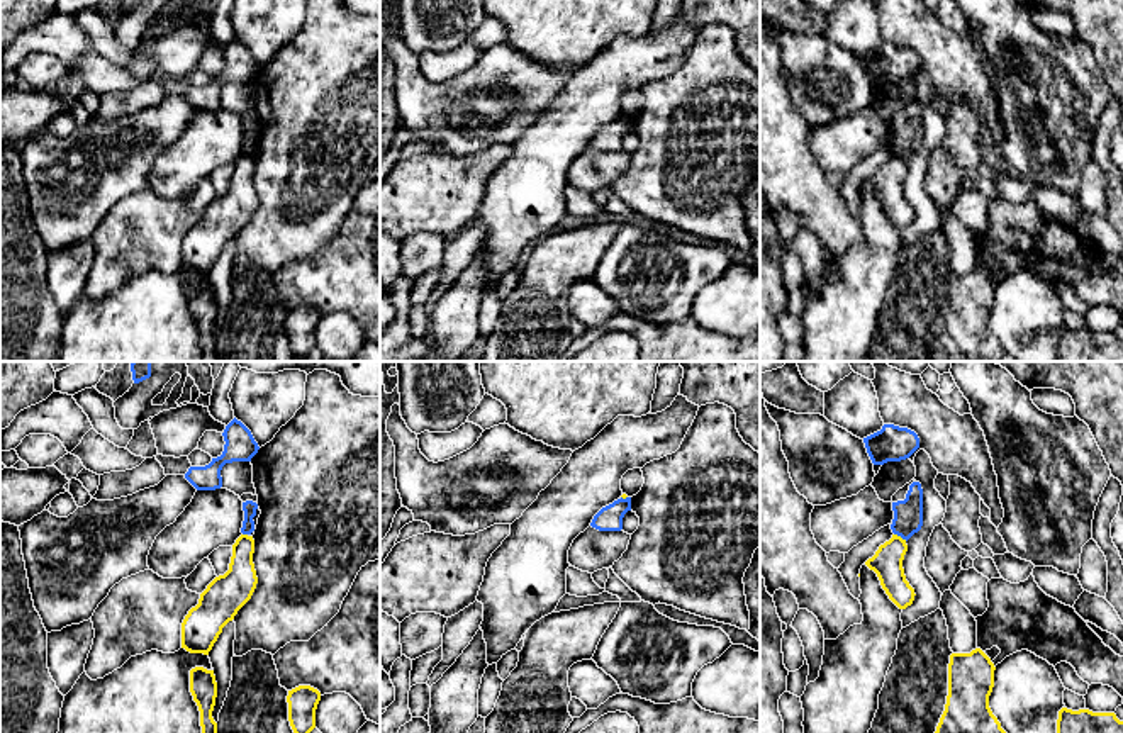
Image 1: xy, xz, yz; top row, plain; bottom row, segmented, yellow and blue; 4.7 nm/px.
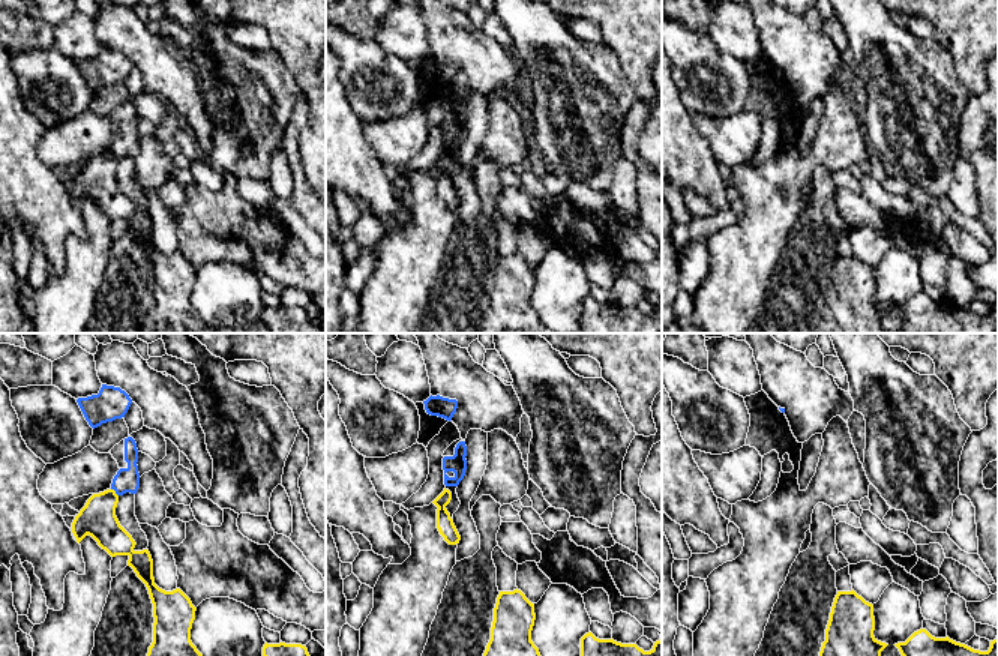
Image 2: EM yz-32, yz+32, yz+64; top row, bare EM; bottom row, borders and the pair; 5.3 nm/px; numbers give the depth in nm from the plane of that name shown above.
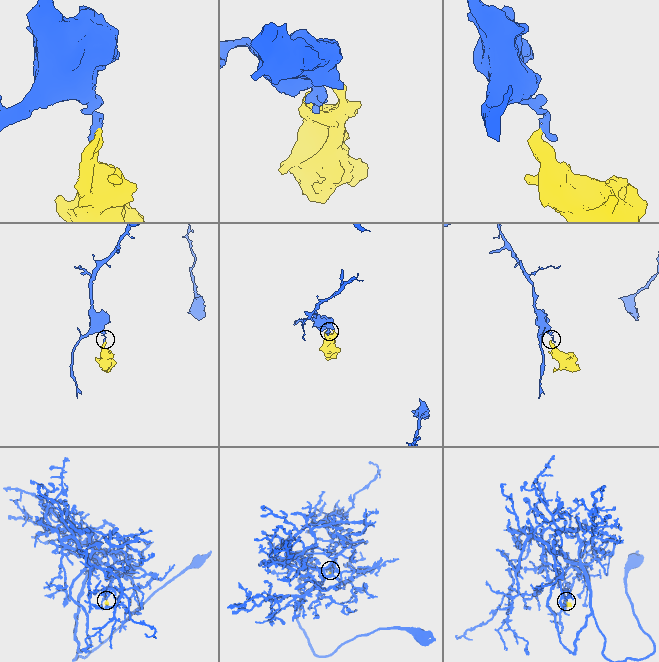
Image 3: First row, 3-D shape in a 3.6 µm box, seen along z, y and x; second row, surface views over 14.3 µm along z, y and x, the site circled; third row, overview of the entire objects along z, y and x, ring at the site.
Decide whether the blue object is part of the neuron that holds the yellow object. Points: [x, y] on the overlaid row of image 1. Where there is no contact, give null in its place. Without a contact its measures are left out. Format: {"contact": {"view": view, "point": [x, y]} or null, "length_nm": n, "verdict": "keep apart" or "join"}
{"contact": {"view": "yz", "point": [899, 537]}, "length_nm": 70, "verdict": "keep apart"}

